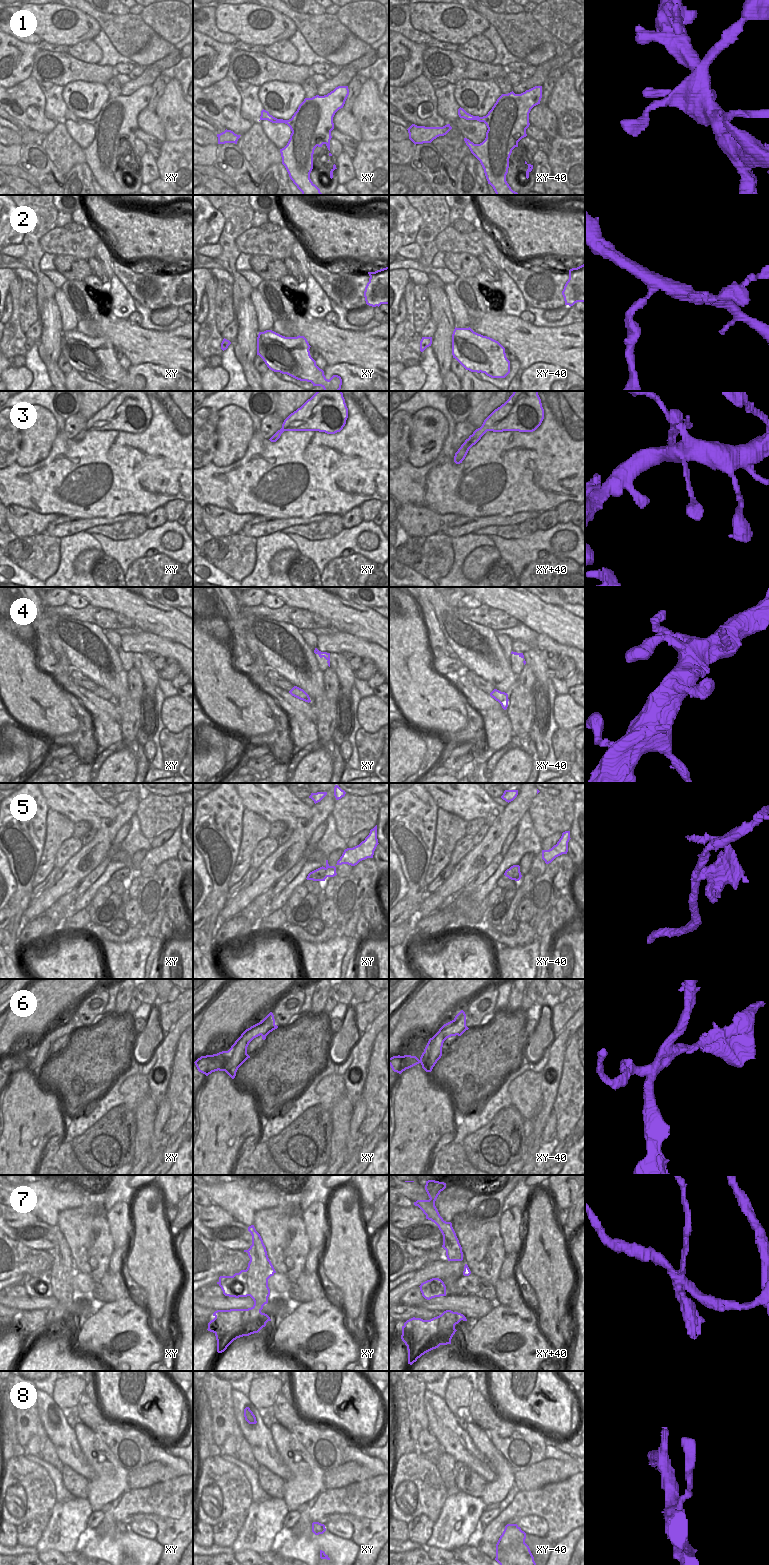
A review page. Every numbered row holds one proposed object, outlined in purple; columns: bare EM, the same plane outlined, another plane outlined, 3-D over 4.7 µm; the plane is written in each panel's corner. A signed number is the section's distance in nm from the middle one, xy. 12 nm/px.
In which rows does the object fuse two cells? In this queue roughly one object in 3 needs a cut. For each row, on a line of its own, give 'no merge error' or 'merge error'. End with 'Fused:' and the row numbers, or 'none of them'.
1: no merge error
2: no merge error
3: no merge error
4: no merge error
5: merge error
6: merge error
7: merge error
8: no merge error
Fused: 5, 6, 7

